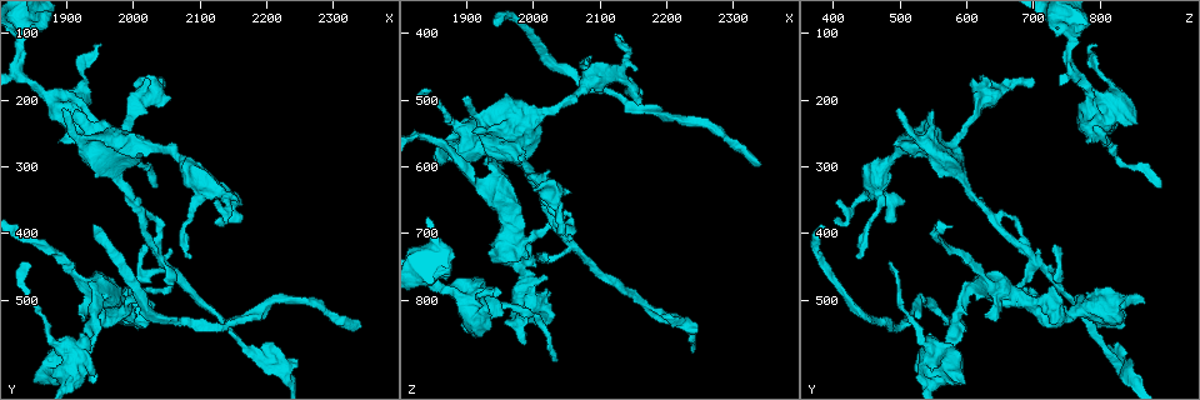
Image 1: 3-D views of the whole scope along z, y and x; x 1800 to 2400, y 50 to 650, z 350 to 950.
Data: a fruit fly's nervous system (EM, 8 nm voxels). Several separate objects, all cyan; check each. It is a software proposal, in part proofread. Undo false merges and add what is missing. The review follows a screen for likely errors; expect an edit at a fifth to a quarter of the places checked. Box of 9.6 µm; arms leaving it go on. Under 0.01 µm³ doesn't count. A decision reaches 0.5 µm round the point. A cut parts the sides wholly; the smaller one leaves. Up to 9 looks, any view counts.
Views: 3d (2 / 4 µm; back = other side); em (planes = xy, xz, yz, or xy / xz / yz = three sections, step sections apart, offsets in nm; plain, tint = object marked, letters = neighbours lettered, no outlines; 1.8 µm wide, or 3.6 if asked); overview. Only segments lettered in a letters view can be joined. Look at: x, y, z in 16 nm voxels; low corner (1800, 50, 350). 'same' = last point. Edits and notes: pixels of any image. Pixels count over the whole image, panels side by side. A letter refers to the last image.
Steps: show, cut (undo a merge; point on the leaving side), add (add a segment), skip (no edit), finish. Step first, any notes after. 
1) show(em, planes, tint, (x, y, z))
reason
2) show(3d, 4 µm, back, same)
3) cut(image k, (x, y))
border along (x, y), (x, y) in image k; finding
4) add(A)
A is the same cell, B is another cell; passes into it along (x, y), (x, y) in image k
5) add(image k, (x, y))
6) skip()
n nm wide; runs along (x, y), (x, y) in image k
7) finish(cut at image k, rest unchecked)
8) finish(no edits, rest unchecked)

show(em, xz, step 8, tint, (2335, 540, 595))
end of a long branch

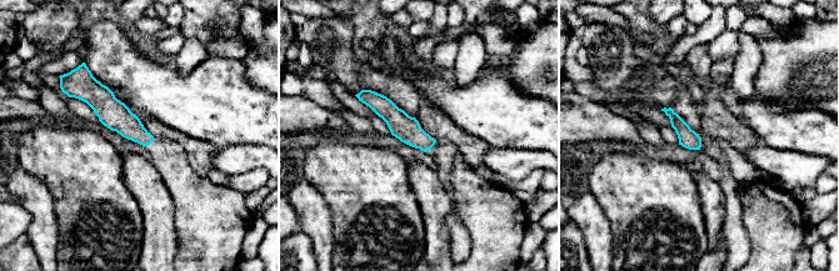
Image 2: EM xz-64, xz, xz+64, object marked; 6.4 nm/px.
show(em, planes, letters, same)

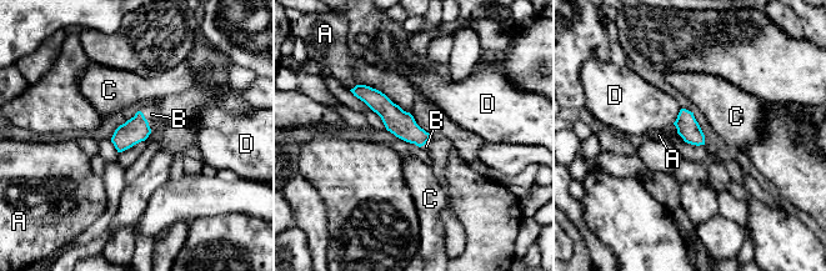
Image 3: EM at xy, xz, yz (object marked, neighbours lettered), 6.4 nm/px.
add(B)
B is the same cell, A, C and D are other cells; passes into it along (135, 130), (146, 120), (151, 114) in image 3; it goes on there

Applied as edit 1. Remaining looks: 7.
show(3d, 4 µm, (2165, 380, 485))

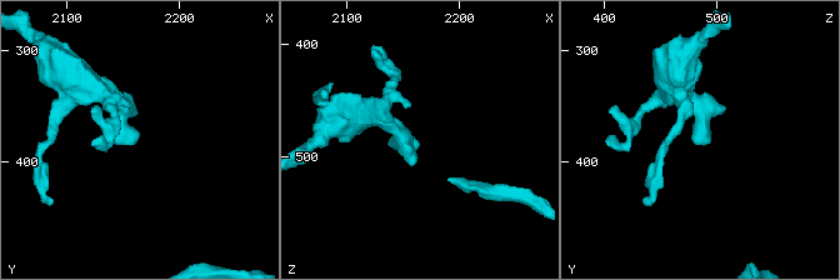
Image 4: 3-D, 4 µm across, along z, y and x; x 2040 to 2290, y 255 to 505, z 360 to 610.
show(em, yz, step 4, letters, (2164, 380, 490))

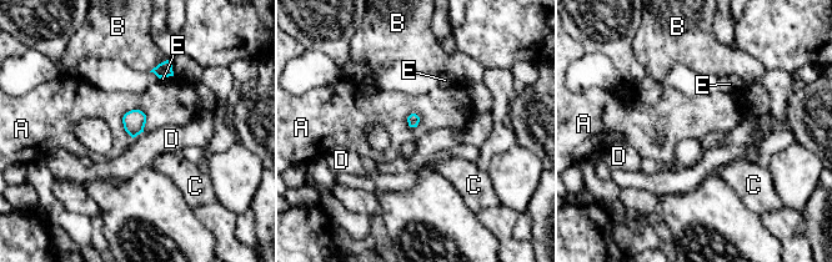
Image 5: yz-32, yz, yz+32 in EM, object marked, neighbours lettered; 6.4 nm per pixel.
show(em, planes, letters, same)
another direction

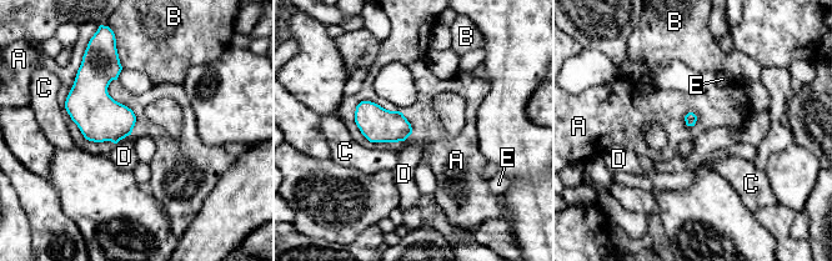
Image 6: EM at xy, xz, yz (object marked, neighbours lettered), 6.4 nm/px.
skip()
A touches over 400 nm; A, B, C, D and E are other cells; border along (355, 106), (399, 110), (412, 132) in image 6; none of them fits

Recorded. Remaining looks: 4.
show(overview)
see it whole again

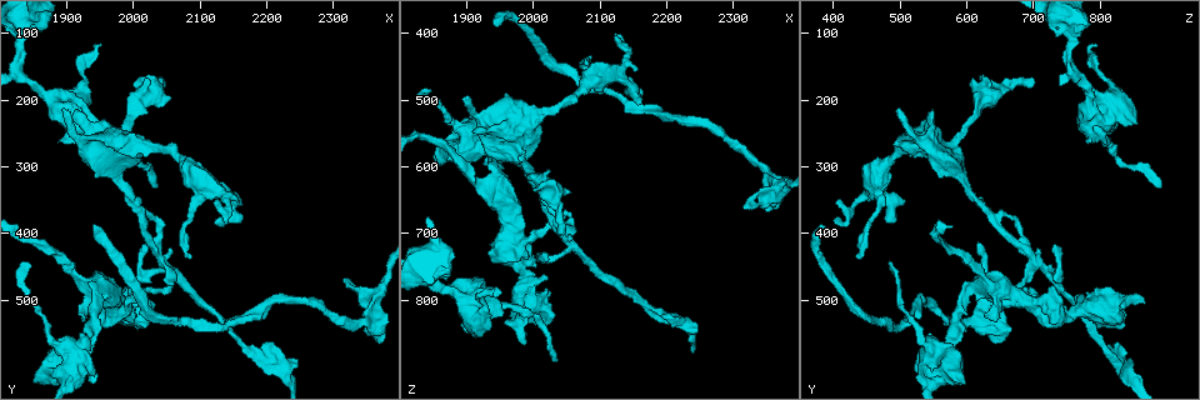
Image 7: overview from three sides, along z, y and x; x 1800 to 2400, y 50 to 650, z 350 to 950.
show(em, planes, tint, (1935, 260, 510))
closes a loop

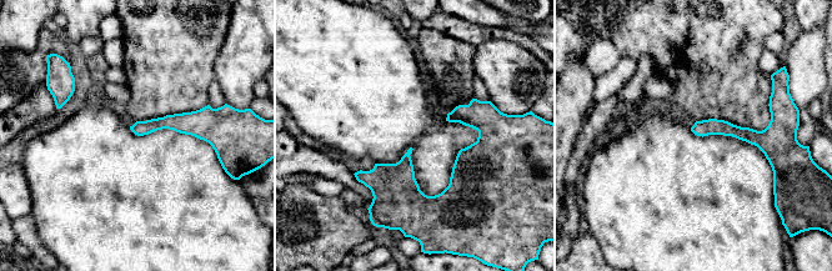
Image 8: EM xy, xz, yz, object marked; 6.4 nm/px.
show(em, planes, letters, same)
what lies round it

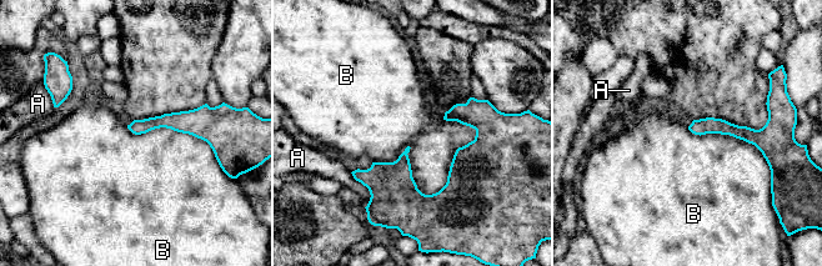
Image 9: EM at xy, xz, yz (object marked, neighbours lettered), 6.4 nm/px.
skip()
70 nm wide; A and B are other cells; one neuron here

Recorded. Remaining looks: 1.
show(em, planes, letters, (1950, 260, 810))
calibre changes

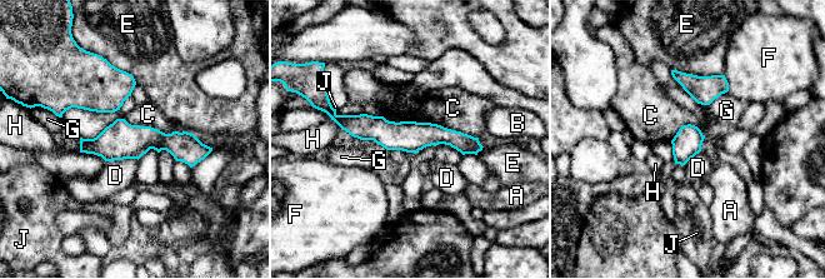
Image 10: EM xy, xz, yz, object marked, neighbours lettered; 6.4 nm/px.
skip()
A, B, C, D, E, F, G, H and J are other cells; border along (403, 120), (436, 123), (478, 138) in image 10; all the same neuron

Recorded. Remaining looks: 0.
finish(add at image 3, rest unchecked)

